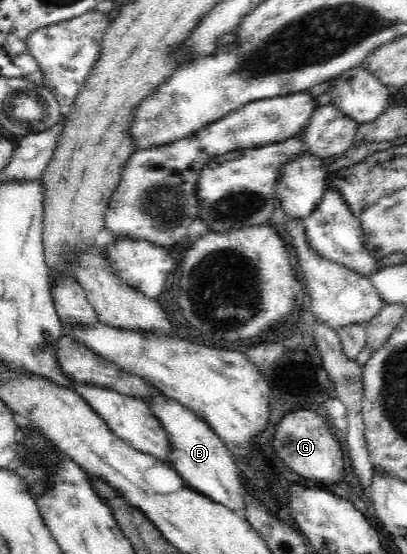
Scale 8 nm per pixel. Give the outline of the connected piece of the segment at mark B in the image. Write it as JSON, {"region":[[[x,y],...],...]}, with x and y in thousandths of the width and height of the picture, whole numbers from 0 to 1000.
{"region":[[[408,715],[381,717],[376,724],[366,724],[366,731],[376,747],[396,762],[400,776],[415,783],[425,814],[413,832],[425,841],[425,848],[435,850],[457,875],[486,890],[600,931],[604,912],[600,883],[585,861],[590,843],[577,843],[582,834],[568,829],[558,807],[518,776],[518,771],[486,756],[474,742]]]}

